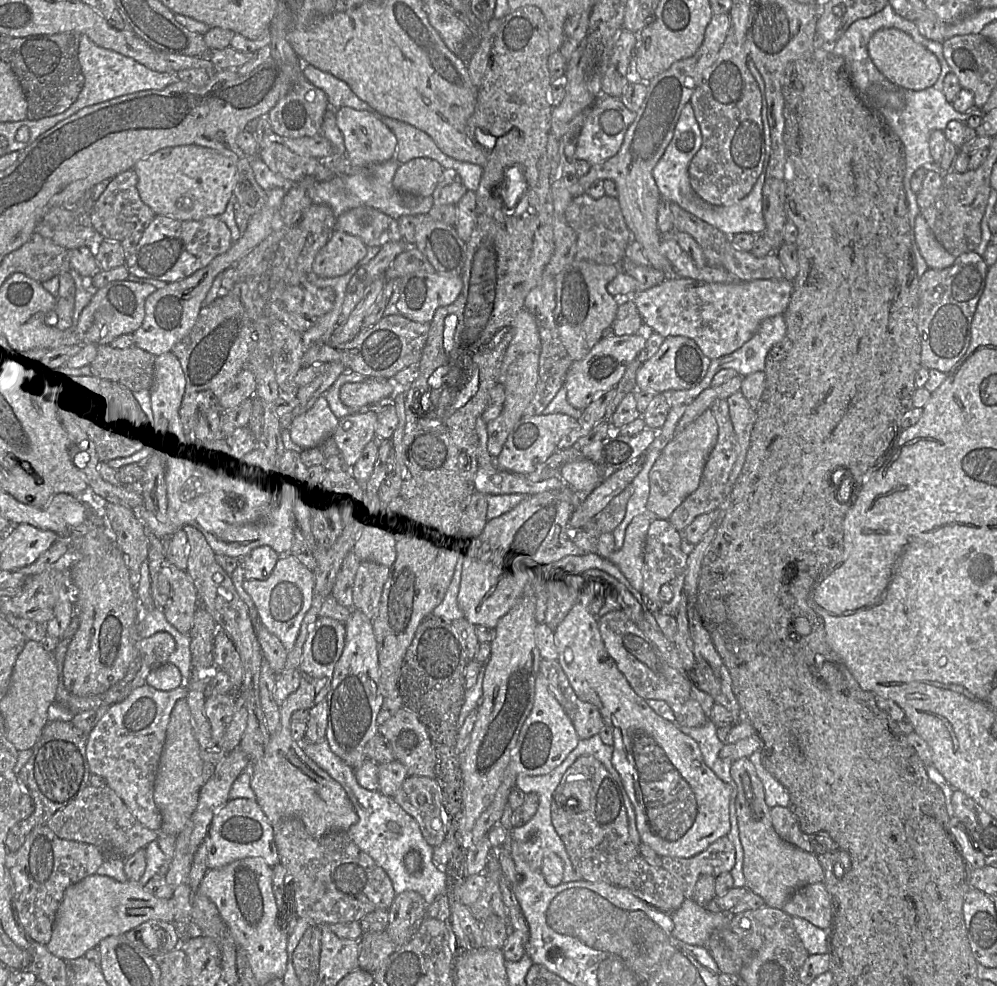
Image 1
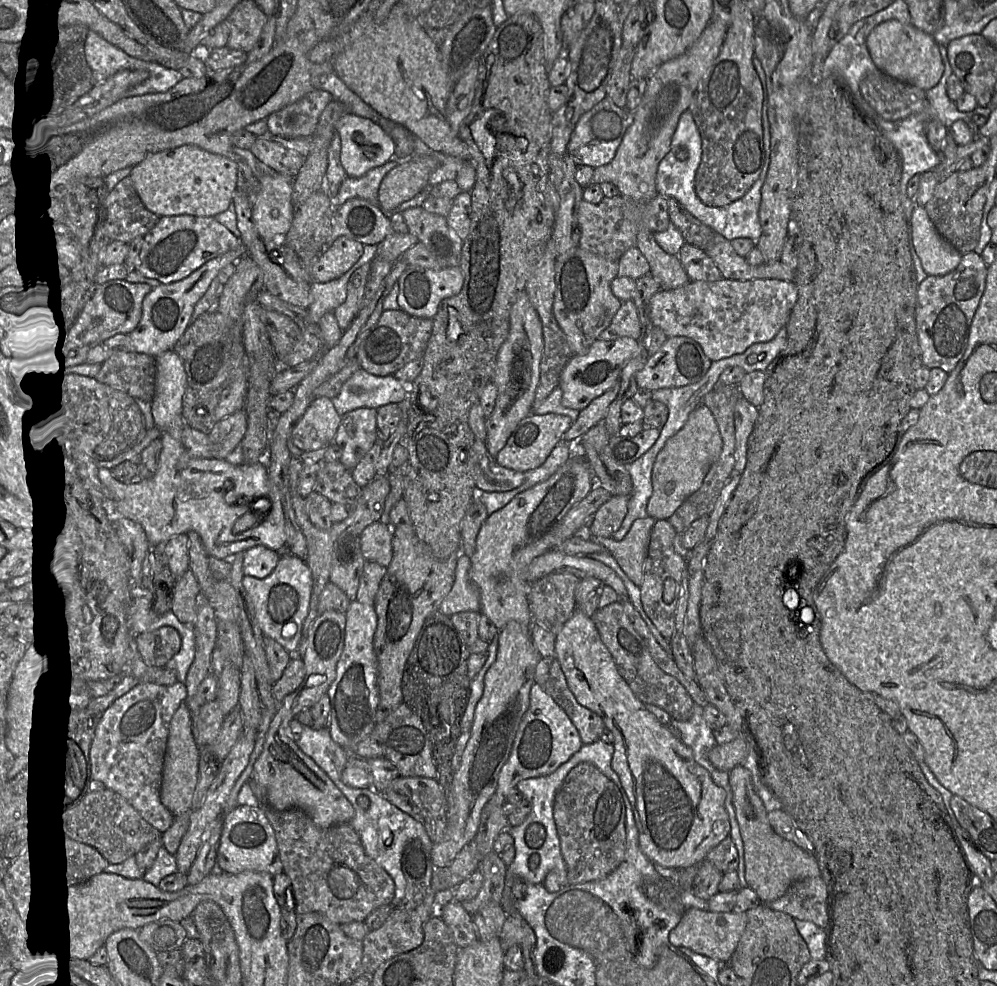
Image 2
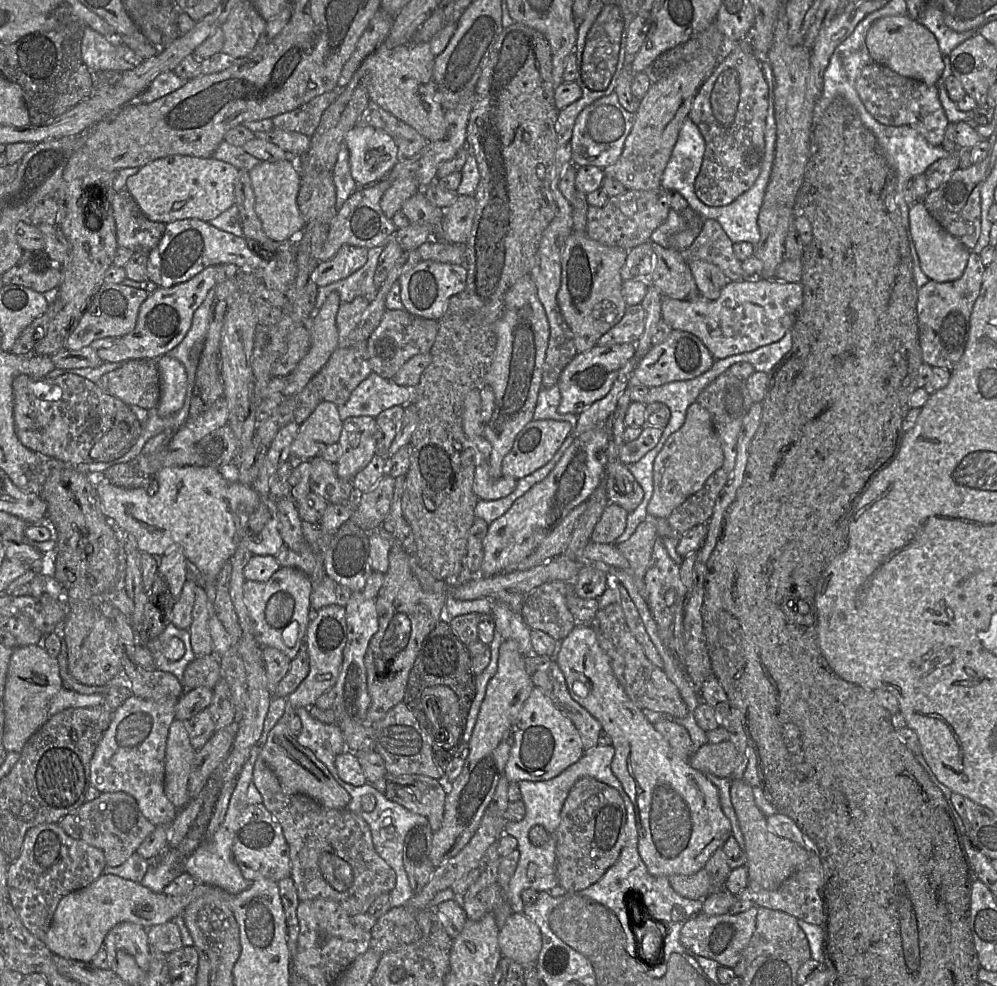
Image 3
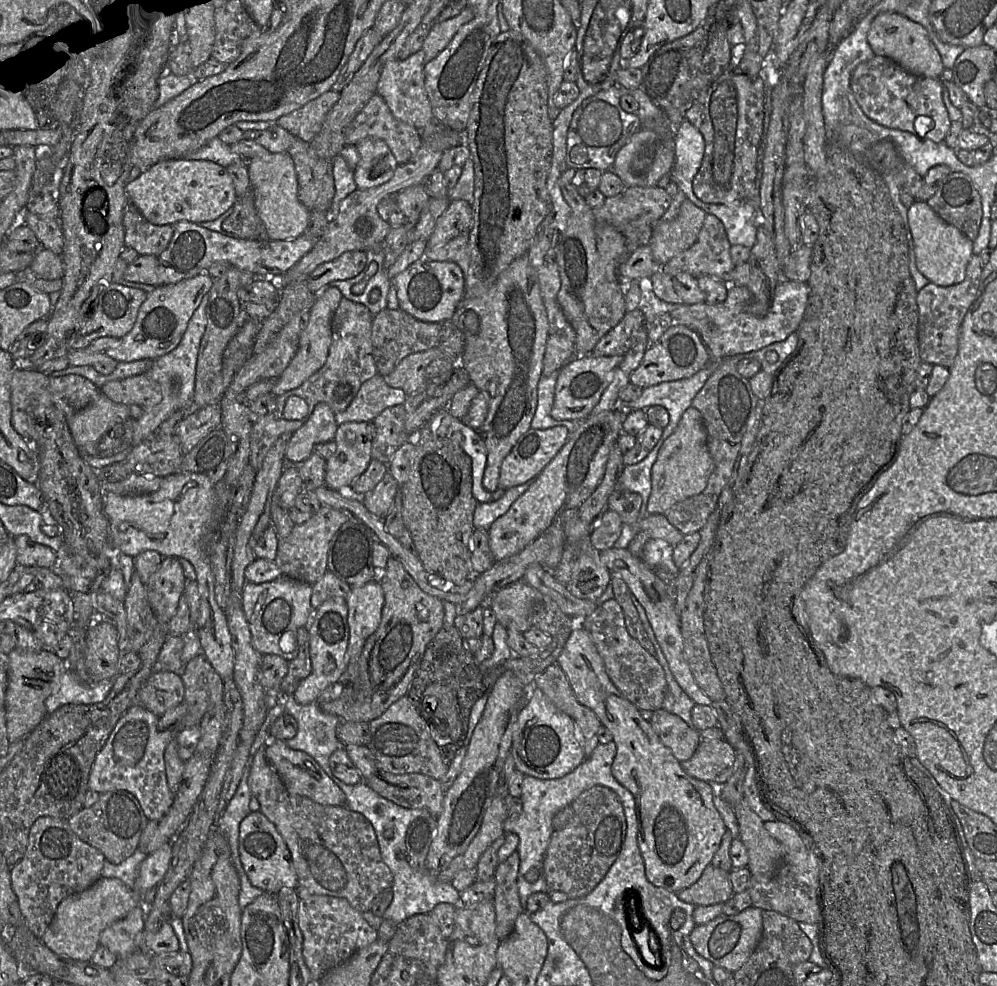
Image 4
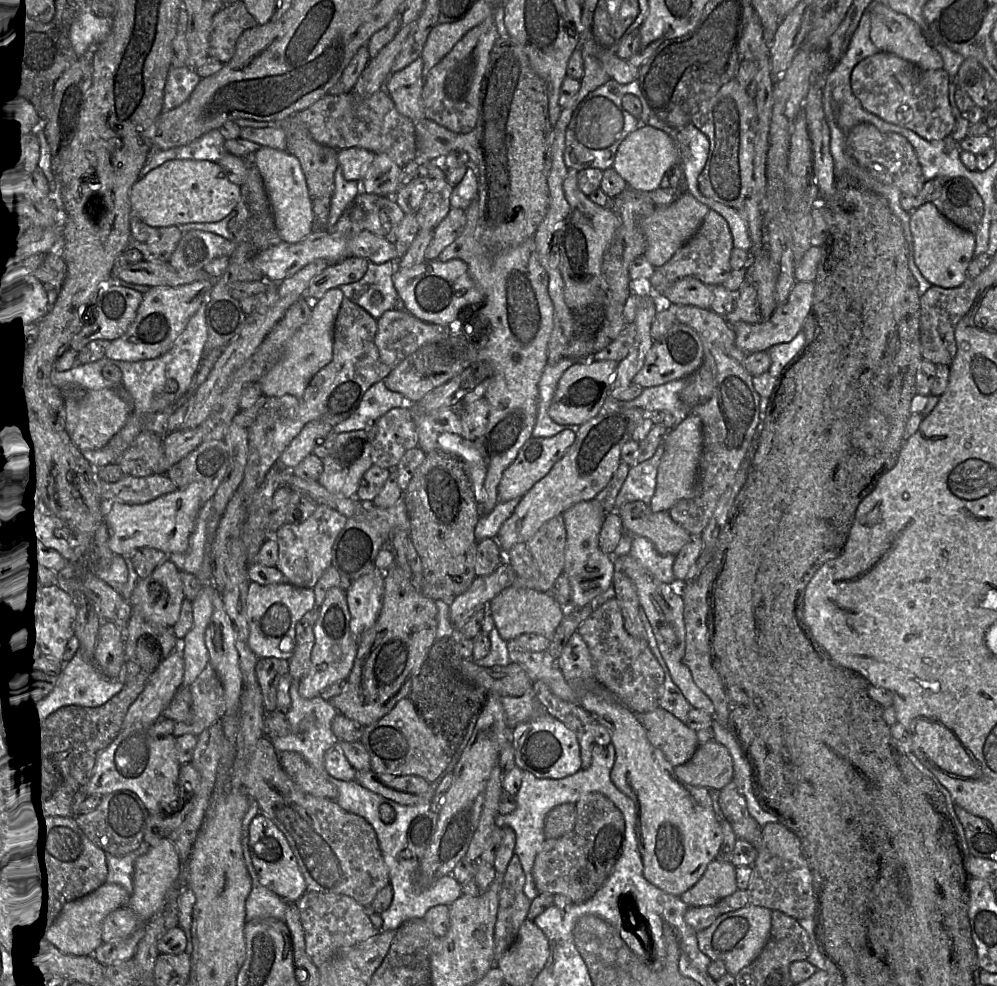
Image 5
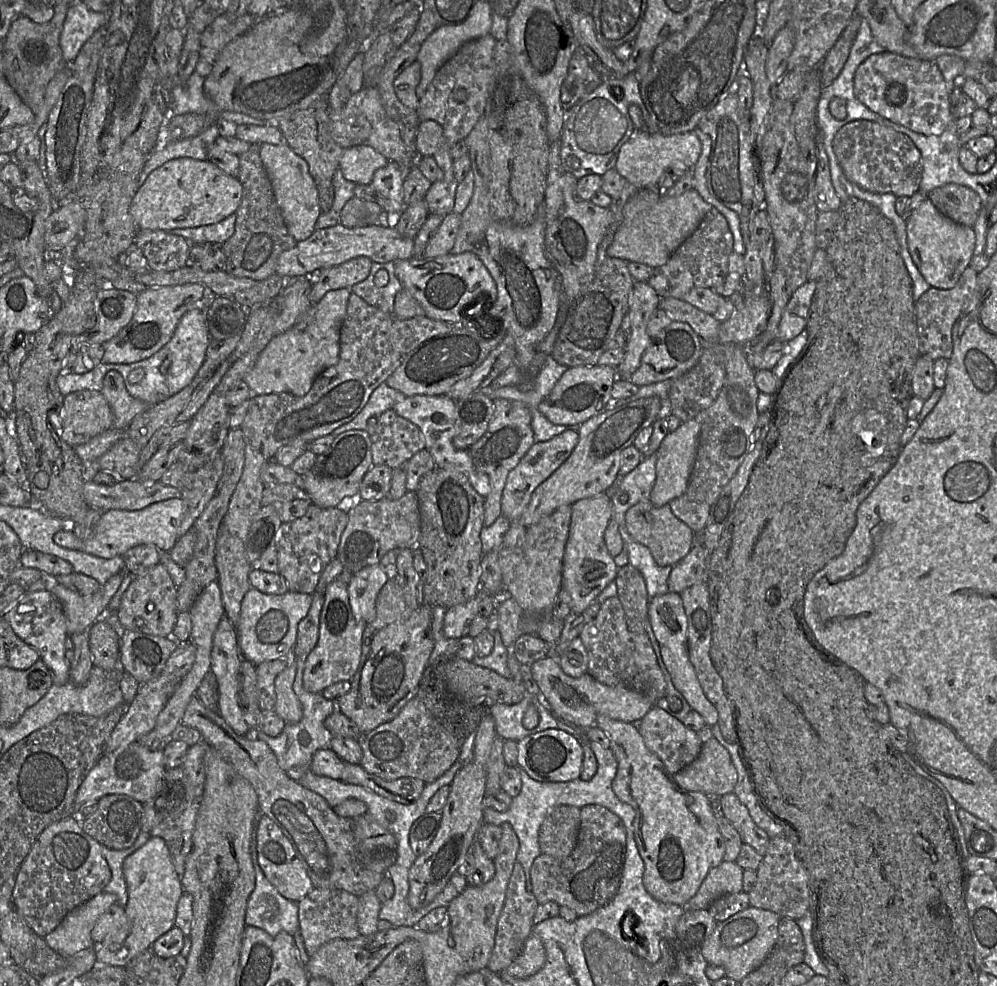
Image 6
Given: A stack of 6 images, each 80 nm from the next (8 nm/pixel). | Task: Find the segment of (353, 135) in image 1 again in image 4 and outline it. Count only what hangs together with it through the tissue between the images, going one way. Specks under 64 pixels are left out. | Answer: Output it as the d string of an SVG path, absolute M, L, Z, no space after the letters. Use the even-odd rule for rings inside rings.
M364 139L355 147L360 159L354 169L354 181L359 189L378 187L393 177L398 162L383 140Z

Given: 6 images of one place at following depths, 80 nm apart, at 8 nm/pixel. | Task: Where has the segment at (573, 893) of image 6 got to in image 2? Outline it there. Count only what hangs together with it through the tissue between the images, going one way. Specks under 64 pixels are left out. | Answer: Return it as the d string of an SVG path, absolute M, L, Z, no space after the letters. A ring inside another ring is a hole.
M582 762L570 770L564 783L565 790L558 790L554 800L554 820L569 884L579 884L602 879L615 870L625 858L626 852L626 807L617 785L596 766Z

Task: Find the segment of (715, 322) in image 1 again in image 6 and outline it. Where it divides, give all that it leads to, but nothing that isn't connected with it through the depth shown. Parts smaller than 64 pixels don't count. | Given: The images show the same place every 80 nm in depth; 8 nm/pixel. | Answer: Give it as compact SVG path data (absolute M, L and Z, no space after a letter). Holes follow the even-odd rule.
M807 281L790 295L779 322L776 340L787 342L804 330L815 289L816 281Z

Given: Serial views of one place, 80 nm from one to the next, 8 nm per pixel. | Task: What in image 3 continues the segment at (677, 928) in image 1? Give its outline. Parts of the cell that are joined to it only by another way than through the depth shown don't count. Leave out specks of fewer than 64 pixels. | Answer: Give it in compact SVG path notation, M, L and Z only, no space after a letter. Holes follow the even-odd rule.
M758 907L731 914L707 915L702 912L689 918L681 928L680 941L691 952L733 968L741 959L756 928Z

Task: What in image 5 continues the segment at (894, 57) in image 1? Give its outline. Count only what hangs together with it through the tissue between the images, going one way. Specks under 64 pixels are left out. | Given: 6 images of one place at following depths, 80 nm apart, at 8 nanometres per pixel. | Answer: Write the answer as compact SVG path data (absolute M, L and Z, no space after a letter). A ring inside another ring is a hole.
M871 3L870 18L870 39L880 52L894 54L922 69L939 70L943 68L943 60L939 52L928 41L920 26L905 14L895 12L881 3Z

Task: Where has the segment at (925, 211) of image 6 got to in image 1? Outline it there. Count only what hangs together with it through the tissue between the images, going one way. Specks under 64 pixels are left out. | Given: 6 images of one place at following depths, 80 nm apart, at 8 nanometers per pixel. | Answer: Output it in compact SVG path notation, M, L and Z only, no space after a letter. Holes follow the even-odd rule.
M922 213L915 219L914 233L920 253L929 268L944 269L955 262L956 257L950 254L935 238Z

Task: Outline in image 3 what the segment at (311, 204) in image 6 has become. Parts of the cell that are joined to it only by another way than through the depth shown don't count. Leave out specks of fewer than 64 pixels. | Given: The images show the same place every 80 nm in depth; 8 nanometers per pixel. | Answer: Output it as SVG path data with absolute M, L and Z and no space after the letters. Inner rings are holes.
M296 159L261 161L248 173L255 195L255 212L267 237L276 242L294 241L306 226L297 205L301 172Z

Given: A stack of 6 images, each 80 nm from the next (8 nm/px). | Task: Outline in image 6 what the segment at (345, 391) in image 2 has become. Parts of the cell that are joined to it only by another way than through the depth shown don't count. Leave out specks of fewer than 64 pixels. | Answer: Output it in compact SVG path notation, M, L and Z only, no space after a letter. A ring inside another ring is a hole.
M385 382L381 383L372 392L361 412L352 421L336 428L333 431L333 436L336 438L350 430L366 430L367 421L371 416L378 418L381 413L392 409L396 403L403 401L405 398L406 396L400 391L389 387Z

